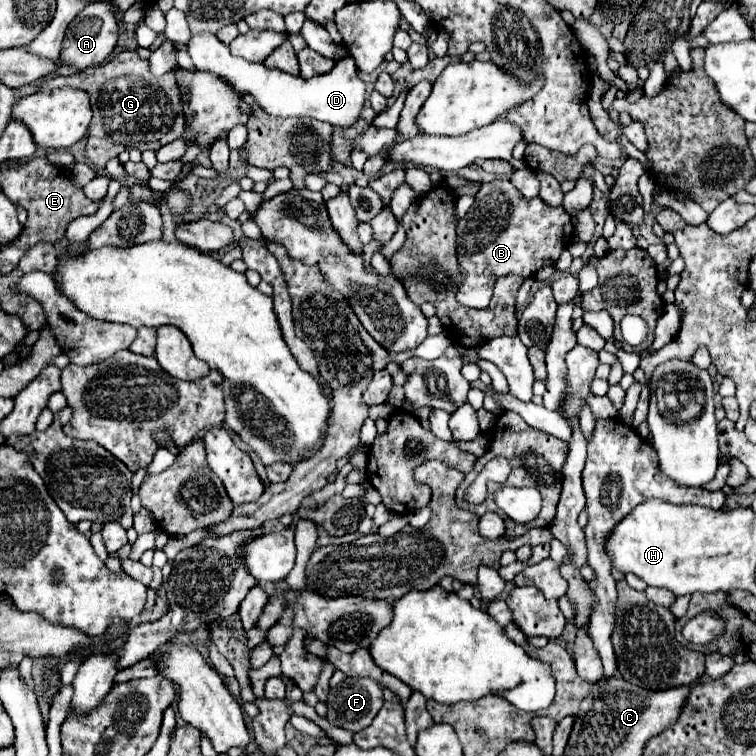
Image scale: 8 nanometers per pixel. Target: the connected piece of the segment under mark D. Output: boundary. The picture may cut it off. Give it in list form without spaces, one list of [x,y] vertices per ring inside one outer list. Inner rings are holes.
[[[214,34],[192,36],[188,42],[188,54],[198,70],[220,76],[228,86],[232,86],[242,96],[250,94],[260,106],[260,110],[270,116],[280,116],[280,118],[306,116],[306,118],[324,120],[332,126],[346,128],[356,122],[366,100],[366,86],[358,78],[354,60],[350,60],[350,56],[334,64],[330,72],[306,80],[302,76],[292,76],[276,68],[266,68],[260,62],[248,62],[240,56],[232,56],[228,46],[224,46]]]

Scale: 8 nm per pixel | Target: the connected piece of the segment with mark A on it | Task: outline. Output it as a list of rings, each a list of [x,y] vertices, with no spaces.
[[[92,2],[88,4],[70,24],[62,42],[62,64],[64,66],[74,66],[78,70],[86,70],[92,66],[100,66],[110,52],[116,46],[116,36],[118,36],[118,24],[114,18],[114,8],[104,2]]]

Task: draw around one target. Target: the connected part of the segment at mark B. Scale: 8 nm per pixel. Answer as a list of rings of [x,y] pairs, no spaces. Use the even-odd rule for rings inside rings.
[[[496,178],[482,184],[468,214],[456,228],[456,252],[462,282],[456,300],[470,308],[484,308],[490,302],[494,280],[514,274],[532,278],[542,266],[554,266],[574,234],[570,214],[558,206],[552,208],[540,198],[524,198],[508,178]]]

